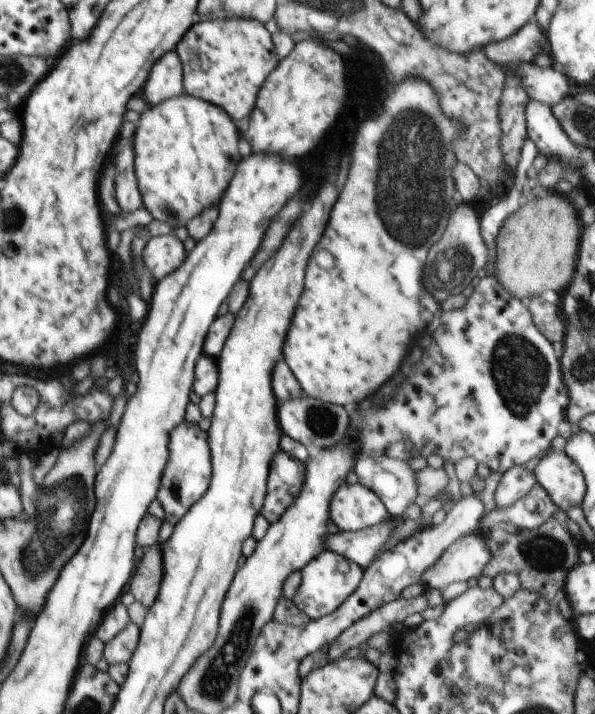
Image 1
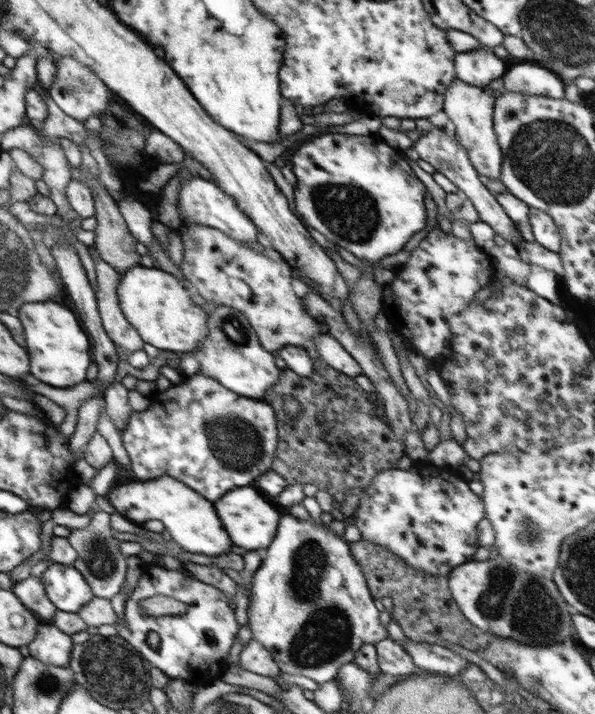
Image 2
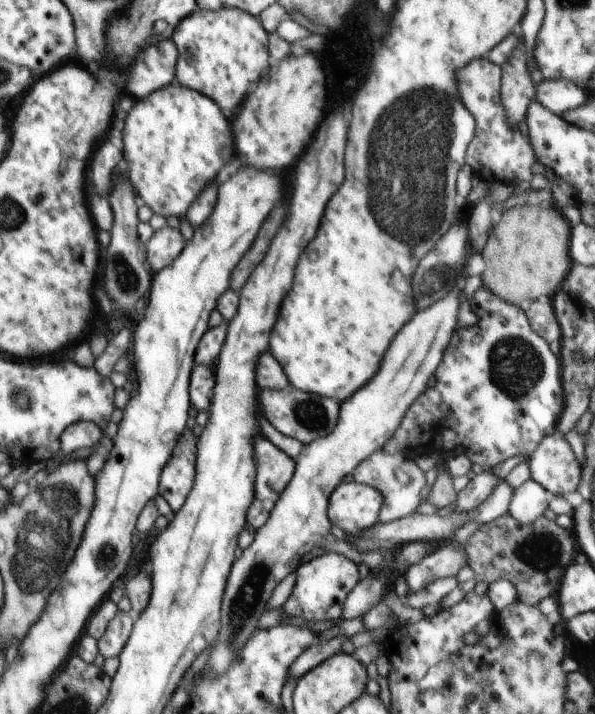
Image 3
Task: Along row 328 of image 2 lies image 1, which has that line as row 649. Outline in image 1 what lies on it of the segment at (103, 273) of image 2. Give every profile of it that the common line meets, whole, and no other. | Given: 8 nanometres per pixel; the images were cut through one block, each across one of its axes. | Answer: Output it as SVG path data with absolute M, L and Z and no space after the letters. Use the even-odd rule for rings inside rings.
M130 622L110 642L105 643L103 657L110 666L128 664L139 643L140 628Z

